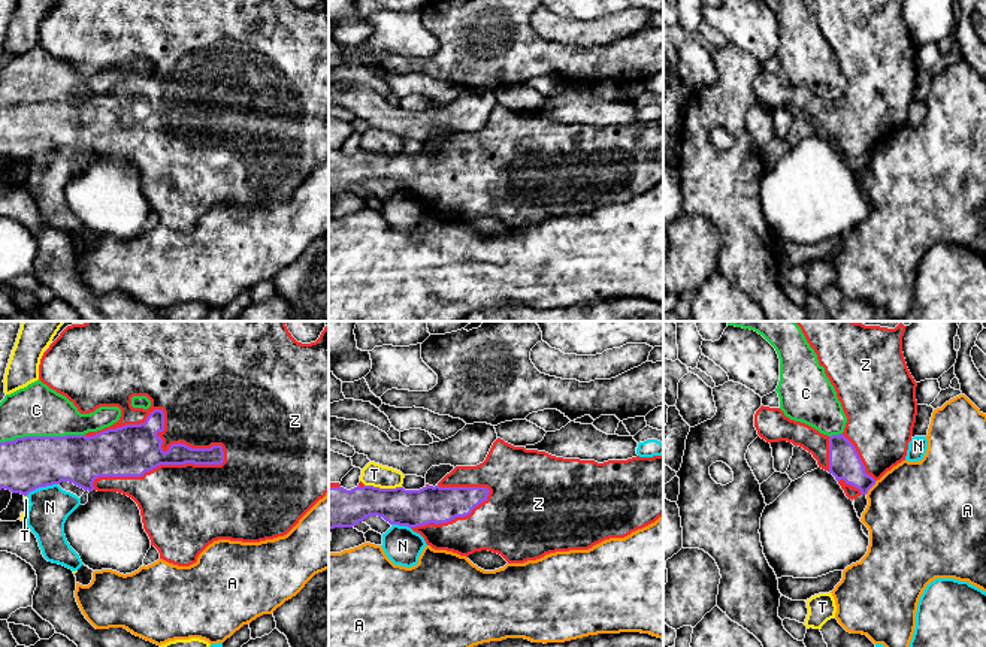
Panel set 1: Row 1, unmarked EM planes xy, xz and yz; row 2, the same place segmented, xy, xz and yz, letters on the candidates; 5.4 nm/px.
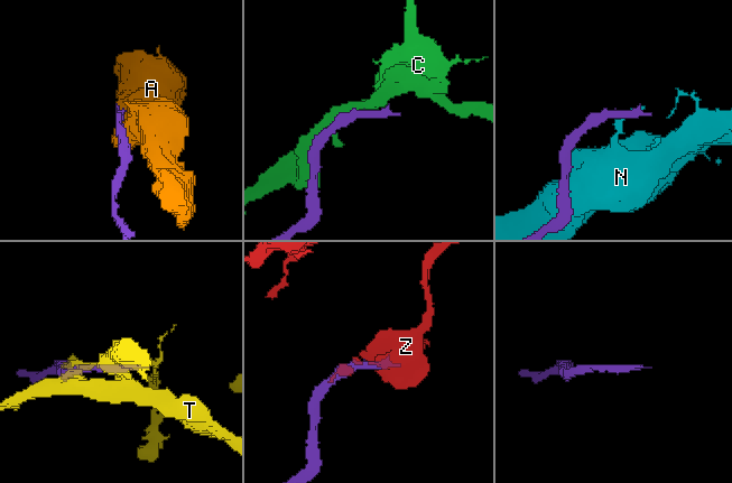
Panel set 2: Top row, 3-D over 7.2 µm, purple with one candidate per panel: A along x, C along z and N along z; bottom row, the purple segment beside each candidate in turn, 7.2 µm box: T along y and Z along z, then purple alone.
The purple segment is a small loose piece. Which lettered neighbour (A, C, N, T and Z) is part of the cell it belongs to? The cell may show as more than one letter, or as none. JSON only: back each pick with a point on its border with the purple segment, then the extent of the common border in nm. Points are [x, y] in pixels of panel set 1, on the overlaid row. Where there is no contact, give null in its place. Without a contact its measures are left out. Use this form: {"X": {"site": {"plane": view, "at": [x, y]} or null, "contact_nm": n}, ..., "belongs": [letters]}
{"Z": {"site": {"plane": "xy", "at": [159, 465]}, "contact_nm": 750}, "belongs": ["Z"]}

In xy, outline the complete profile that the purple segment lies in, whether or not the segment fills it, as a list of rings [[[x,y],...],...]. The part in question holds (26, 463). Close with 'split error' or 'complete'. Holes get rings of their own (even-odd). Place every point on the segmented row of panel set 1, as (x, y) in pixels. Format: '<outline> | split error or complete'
[[[85,321],[84,324],[67,326],[60,336],[49,345],[43,353],[39,365],[39,380],[49,388],[66,396],[81,414],[94,412],[100,406],[118,406],[121,409],[121,417],[117,423],[97,432],[88,432],[85,435],[66,435],[66,436],[24,436],[13,441],[0,442],[0,490],[6,489],[12,493],[21,493],[27,496],[30,492],[46,487],[52,484],[60,484],[61,481],[73,483],[75,486],[93,492],[118,492],[131,498],[142,516],[143,529],[151,539],[160,559],[178,565],[190,566],[197,562],[199,554],[214,541],[230,539],[242,542],[260,542],[266,539],[273,539],[287,535],[299,520],[329,492],[329,327],[326,326],[320,338],[311,344],[297,342],[288,332],[285,321]],[[133,396],[146,396],[151,400],[148,409],[133,408]]] | split error

